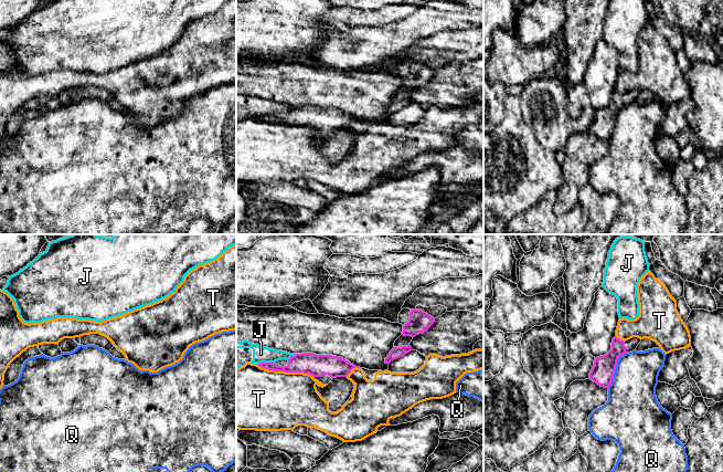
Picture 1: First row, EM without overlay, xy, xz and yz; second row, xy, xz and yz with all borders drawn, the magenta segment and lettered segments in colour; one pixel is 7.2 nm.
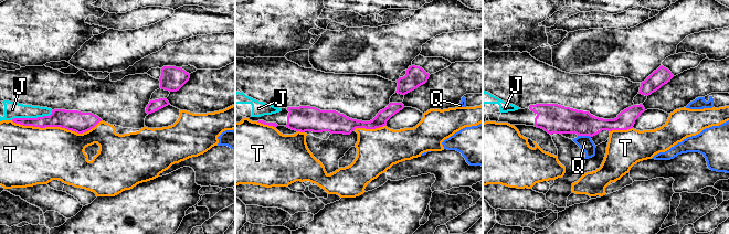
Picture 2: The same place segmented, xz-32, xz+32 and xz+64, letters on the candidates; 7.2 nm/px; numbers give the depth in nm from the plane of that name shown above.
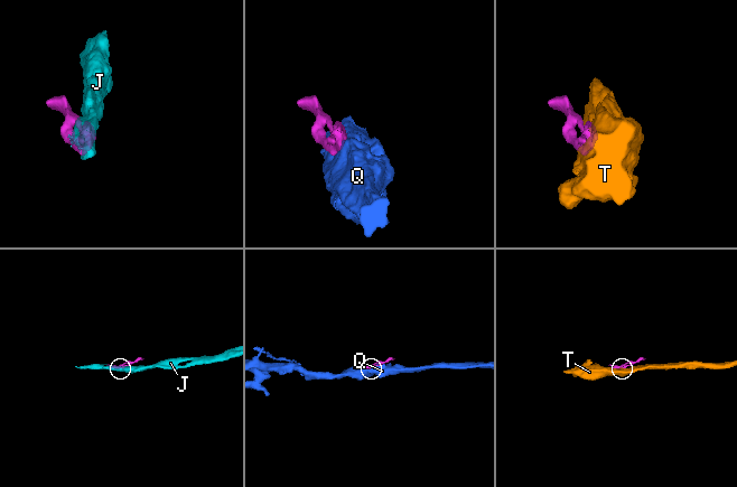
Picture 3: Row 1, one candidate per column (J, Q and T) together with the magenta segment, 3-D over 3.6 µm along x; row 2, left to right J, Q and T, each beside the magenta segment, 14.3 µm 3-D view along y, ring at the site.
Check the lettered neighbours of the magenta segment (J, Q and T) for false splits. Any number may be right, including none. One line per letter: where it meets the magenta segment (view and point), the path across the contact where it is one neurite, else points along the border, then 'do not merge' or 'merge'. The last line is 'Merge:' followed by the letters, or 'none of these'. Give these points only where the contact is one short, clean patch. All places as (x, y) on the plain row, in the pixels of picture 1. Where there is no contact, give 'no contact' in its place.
J: xz (265, 115) | do not merge
Q: yz (615, 122) | do not merge
T: xz (286, 124) | do not merge
Merge: none of these

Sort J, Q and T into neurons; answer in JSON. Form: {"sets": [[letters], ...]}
{"sets": [["J"], ["Q"], ["T"]]}

